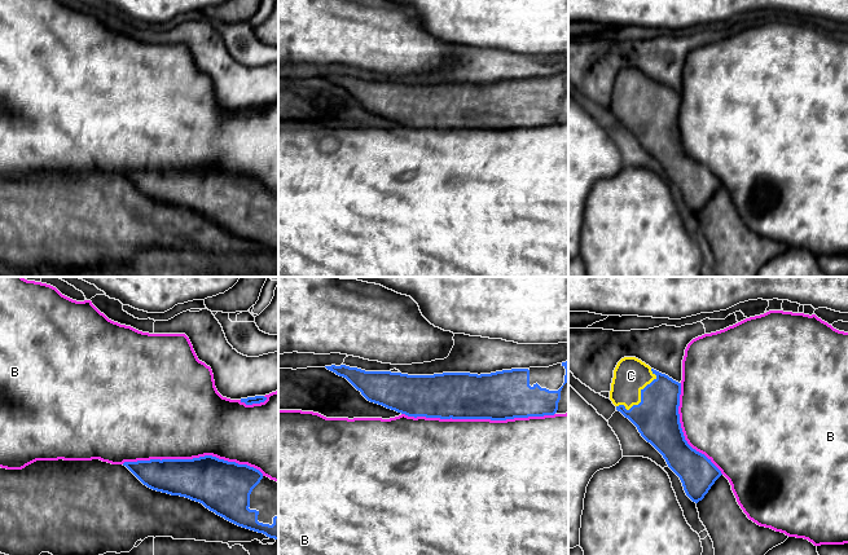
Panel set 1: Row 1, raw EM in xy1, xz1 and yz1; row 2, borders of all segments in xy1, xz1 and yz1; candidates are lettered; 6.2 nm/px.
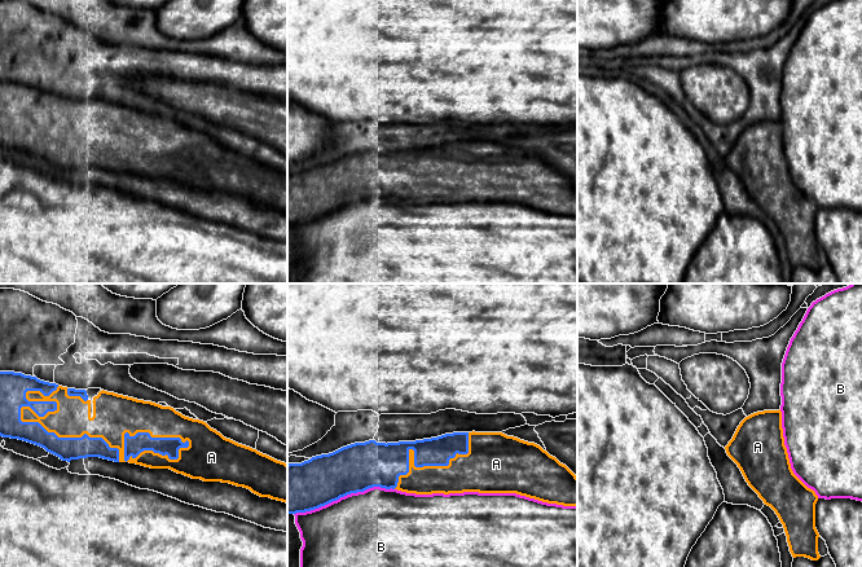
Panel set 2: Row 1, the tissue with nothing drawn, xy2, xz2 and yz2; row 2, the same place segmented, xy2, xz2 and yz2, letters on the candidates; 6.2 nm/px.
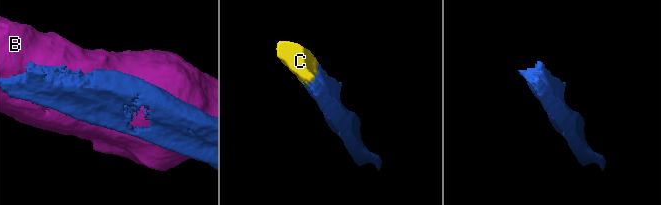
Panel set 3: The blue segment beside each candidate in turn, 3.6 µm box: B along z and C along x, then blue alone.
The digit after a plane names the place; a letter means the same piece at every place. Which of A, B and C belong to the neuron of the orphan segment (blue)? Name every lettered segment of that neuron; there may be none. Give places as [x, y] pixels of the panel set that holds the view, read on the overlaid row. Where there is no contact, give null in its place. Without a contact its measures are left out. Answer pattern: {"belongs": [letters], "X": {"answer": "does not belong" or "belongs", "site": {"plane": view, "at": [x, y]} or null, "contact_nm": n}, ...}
{"belongs": ["A", "C"], "A": {"answer": "belongs", "site": {"plane": "xy2", "at": [33, 422]}, "contact_nm": 750}, "B": {"answer": "does not belong", "site": {"plane": "xz1", "at": [478, 418]}, "contact_nm": 950}, "C": {"answer": "belongs", "site": {"plane": "yz1", "at": [641, 397]}, "contact_nm": 320}}

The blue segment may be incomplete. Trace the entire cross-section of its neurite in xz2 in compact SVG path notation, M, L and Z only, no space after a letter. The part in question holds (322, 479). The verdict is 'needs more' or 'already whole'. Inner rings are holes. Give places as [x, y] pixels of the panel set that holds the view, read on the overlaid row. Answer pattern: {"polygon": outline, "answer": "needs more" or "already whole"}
{"polygon": "M453 432L437 438L377 443L369 440L343 447L333 453L312 457L302 463L287 465L287 514L305 513L351 493L373 487L397 489L406 493L516 493L547 504L577 506L577 476L540 445L502 432Z", "answer": "needs more"}

